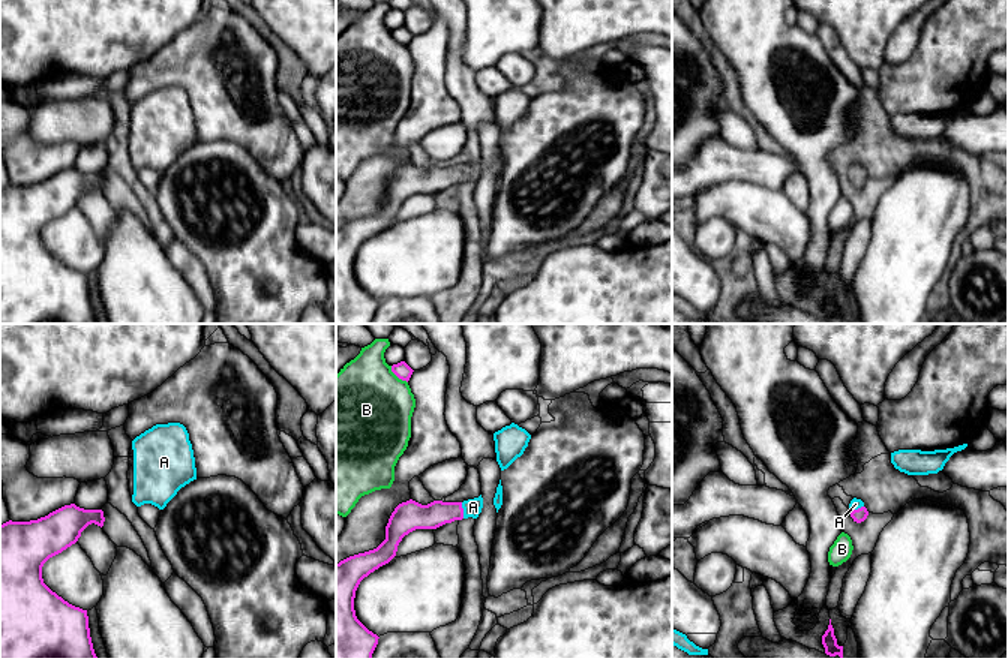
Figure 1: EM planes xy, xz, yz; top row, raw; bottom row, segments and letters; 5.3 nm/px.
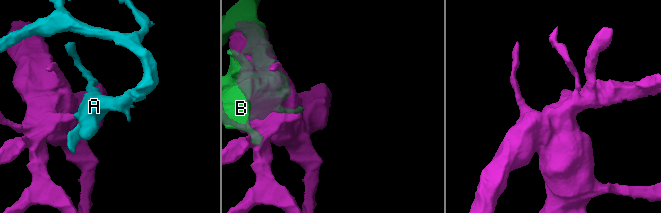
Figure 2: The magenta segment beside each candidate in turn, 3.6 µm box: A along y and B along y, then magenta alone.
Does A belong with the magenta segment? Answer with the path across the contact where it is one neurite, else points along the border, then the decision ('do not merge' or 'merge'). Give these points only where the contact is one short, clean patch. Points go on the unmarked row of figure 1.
runs through xz (437, 177), (462, 174), (473, 171); merge

